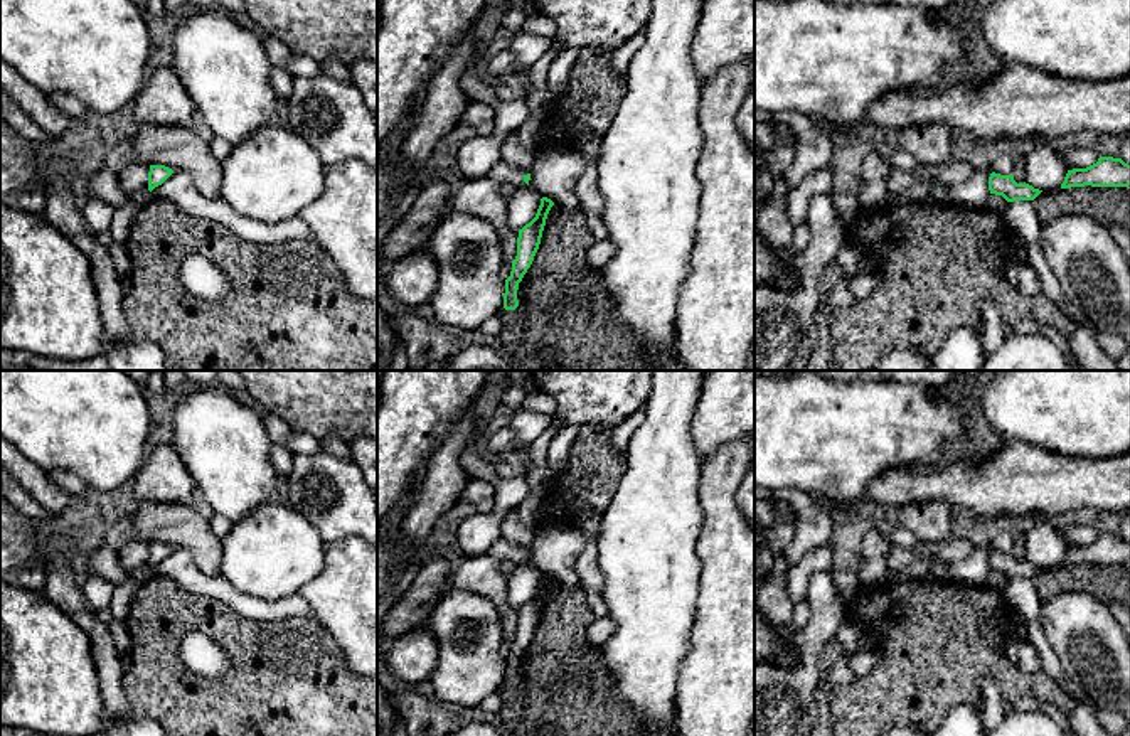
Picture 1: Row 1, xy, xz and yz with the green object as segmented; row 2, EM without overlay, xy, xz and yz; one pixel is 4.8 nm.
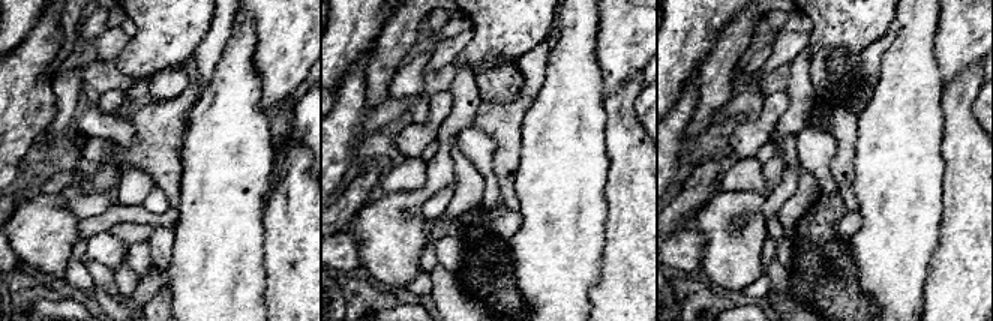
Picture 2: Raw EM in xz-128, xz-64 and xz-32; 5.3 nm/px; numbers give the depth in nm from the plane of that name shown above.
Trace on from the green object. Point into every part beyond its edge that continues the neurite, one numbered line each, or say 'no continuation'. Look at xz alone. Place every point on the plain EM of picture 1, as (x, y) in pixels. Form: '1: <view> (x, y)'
1: xz (521, 536)

